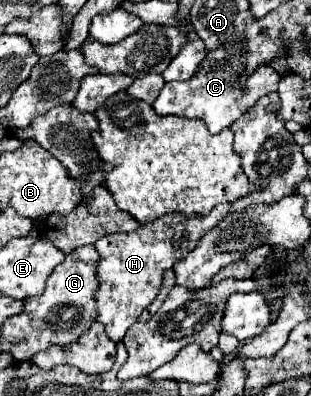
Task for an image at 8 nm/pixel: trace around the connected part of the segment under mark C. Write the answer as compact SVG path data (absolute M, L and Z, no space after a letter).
M226 49L212 51L196 71L196 75L188 81L166 83L160 91L158 99L154 101L154 109L162 115L178 115L190 119L202 119L212 133L230 127L242 113L246 113L260 97L278 89L280 75L272 67L258 67L256 73L246 81L246 87L238 87L236 77L240 73L240 59L242 55L230 55Z

